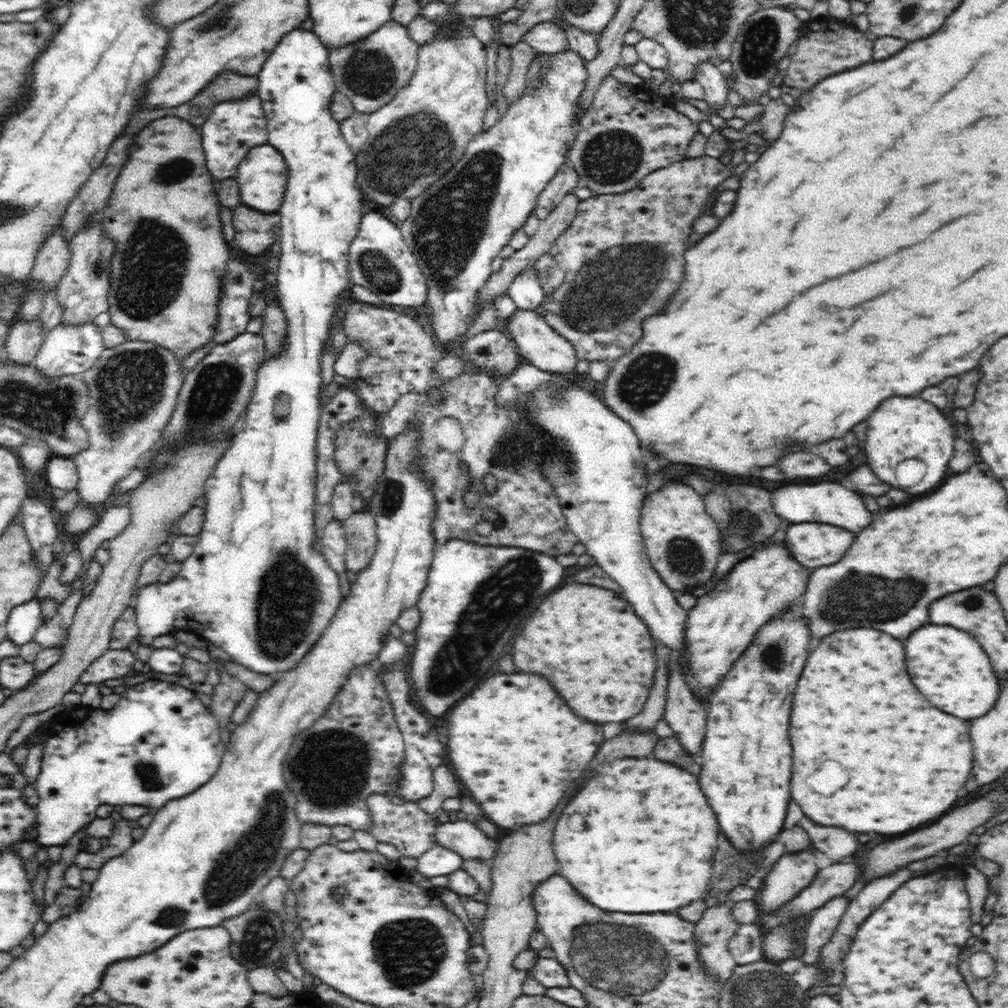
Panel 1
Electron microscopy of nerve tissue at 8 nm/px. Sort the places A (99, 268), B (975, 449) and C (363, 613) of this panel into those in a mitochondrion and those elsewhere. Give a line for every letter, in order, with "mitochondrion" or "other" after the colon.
A: mitochondrion
B: other
C: other

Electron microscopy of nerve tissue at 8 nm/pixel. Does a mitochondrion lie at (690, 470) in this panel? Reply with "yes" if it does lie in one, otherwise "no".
no

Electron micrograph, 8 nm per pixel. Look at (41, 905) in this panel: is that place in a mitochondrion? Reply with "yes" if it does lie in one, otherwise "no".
no

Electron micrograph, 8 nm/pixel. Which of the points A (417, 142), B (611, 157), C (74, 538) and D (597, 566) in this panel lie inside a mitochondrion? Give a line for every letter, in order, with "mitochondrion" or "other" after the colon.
A: mitochondrion
B: mitochondrion
C: other
D: other

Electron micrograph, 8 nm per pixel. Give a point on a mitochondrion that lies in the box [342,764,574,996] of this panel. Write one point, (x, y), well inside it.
(410, 951)

